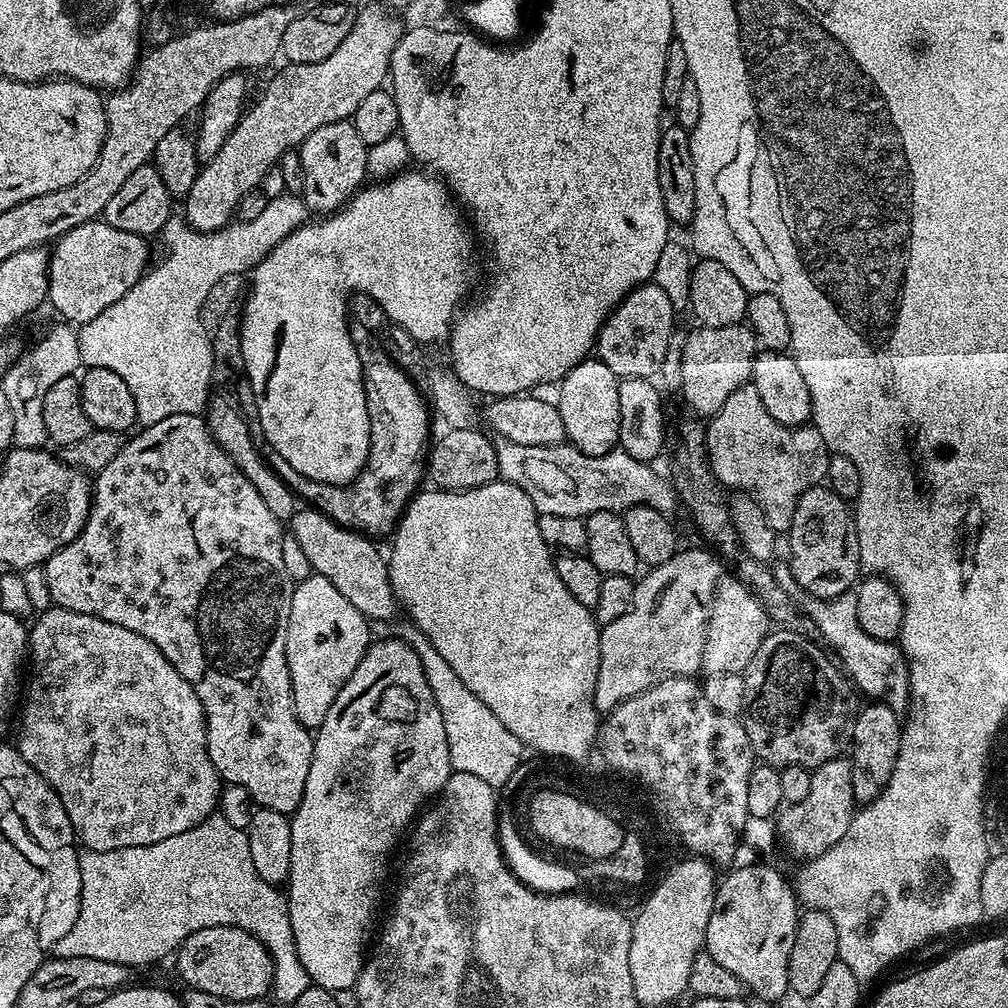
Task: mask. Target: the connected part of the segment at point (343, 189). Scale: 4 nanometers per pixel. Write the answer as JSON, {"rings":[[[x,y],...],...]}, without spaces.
{"rings":[[[347,120],[330,122],[330,126],[318,126],[310,138],[306,138],[298,149],[304,171],[304,208],[312,214],[331,214],[343,208],[368,176],[366,154],[368,145],[358,138],[358,130]]]}

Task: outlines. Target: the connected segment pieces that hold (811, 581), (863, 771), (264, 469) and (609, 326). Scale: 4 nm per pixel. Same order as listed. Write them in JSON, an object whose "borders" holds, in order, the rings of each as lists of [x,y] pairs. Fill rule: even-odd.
{"borders":[[[[827,486],[806,490],[798,498],[794,522],[788,527],[788,556],[786,563],[802,592],[820,600],[833,600],[851,593],[861,579],[860,547],[856,537],[854,512],[849,501]]],[[[868,702],[865,705],[865,708],[863,705],[856,715],[850,745],[851,781],[856,801],[861,805],[866,805],[870,801],[876,800],[880,796],[881,790],[888,784],[893,770],[896,769],[898,750],[901,749],[901,734],[903,732],[899,713],[890,710],[890,706],[879,702]]],[[[213,399],[206,409],[206,423],[214,442],[218,442],[218,446],[222,446],[222,450],[226,450],[226,454],[235,462],[238,470],[242,470],[242,474],[246,474],[246,478],[250,478],[250,482],[258,490],[262,502],[266,502],[270,514],[274,514],[282,522],[289,521],[298,510],[296,493],[288,487],[288,483],[277,472],[273,472],[268,467],[268,461],[262,455],[261,449],[254,444],[248,424],[240,415],[237,405],[231,399],[228,400]]],[[[653,282],[640,284],[605,318],[596,336],[595,355],[603,364],[610,366],[610,370],[614,370],[614,374],[621,380],[646,380],[659,369],[663,359],[666,358],[667,348],[674,343],[672,323],[675,322],[676,316],[678,316],[677,309],[673,308],[664,290]]]]}

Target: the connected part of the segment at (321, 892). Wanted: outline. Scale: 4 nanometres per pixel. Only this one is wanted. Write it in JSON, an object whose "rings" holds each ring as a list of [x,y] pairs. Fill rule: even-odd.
{"rings":[[[403,638],[396,640],[380,640],[369,644],[362,662],[350,674],[346,686],[338,690],[338,698],[334,698],[334,706],[330,706],[322,726],[315,729],[312,741],[312,761],[310,775],[306,777],[304,797],[295,812],[291,813],[292,833],[290,834],[290,874],[286,881],[286,895],[290,910],[290,926],[294,930],[294,946],[298,946],[298,958],[302,966],[306,966],[309,981],[317,988],[325,988],[337,994],[355,989],[356,979],[364,969],[366,949],[373,935],[372,923],[376,920],[376,911],[380,908],[380,883],[384,880],[384,863],[392,852],[392,847],[400,840],[400,835],[417,819],[418,813],[443,790],[452,774],[450,762],[450,746],[446,742],[446,726],[442,726],[442,710],[434,702],[434,694],[430,694],[430,682],[426,682],[426,674],[422,670],[422,662],[411,644]]]}

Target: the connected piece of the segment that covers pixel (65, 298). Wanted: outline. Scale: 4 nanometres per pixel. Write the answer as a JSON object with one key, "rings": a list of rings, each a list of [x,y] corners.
{"rings":[[[100,218],[74,226],[74,230],[61,236],[51,249],[47,303],[53,304],[60,318],[72,326],[98,318],[106,306],[118,302],[118,298],[144,276],[150,264],[148,244],[145,237],[118,230]]]}

